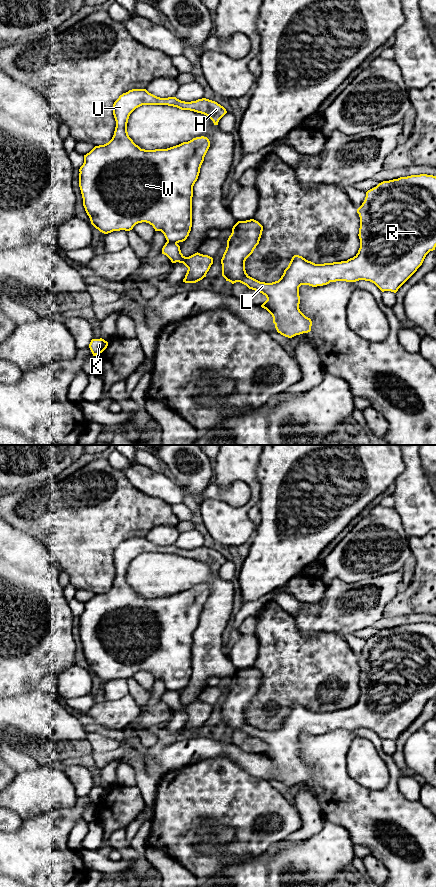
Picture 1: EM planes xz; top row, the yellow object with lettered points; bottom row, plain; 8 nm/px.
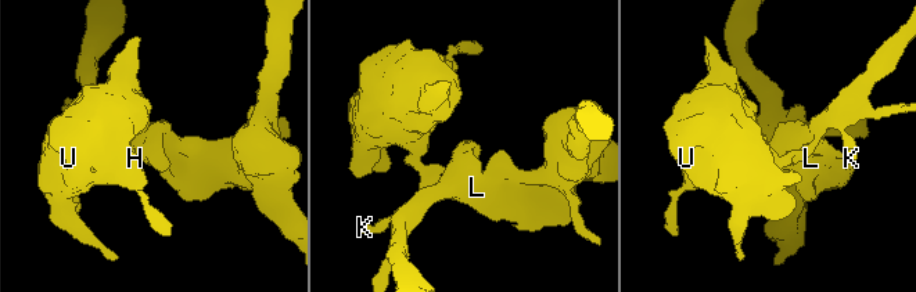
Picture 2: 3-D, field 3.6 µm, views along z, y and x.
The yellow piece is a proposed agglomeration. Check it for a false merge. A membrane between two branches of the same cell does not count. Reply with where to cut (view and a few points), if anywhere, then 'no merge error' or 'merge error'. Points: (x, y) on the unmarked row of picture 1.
cut in xz along (167, 689), (176, 691); merge error

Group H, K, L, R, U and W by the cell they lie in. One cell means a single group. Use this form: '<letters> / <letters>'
H U W / K L R

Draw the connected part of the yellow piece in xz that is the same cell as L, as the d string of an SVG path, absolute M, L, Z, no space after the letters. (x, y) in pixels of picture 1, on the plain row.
M420 622L400 625L389 629L383 629L376 635L366 640L362 653L357 657L360 665L358 701L347 709L315 712L302 704L294 703L278 729L272 731L260 730L250 725L245 718L245 709L253 701L259 692L263 674L256 668L238 669L232 676L232 681L227 688L227 695L221 707L222 724L232 732L240 730L249 737L258 739L266 744L267 748L261 753L273 765L273 771L278 781L292 786L296 783L311 779L312 769L299 757L299 735L309 733L312 735L327 733L330 730L359 728L374 731L382 740L396 741L398 737L417 719L422 713L426 703L436 695L436 624Z

